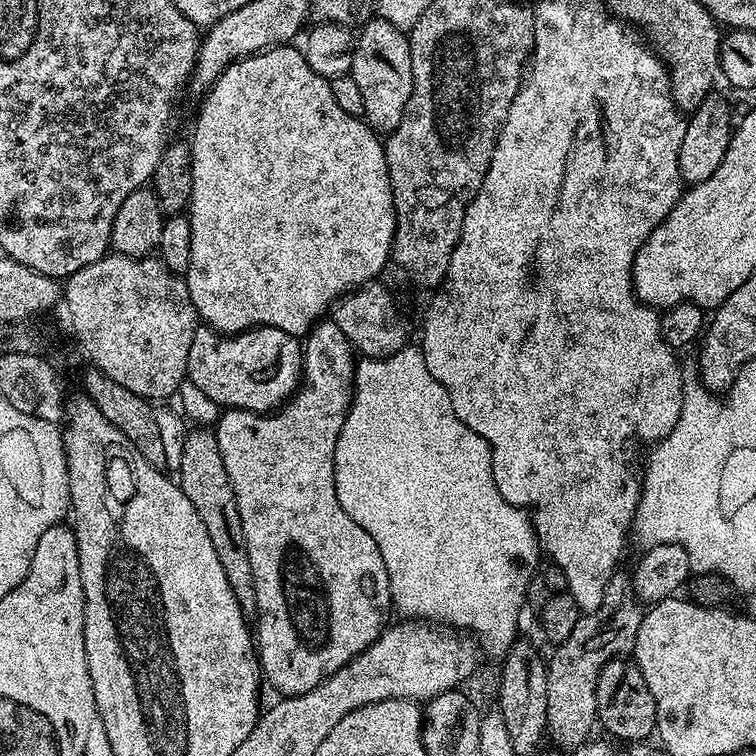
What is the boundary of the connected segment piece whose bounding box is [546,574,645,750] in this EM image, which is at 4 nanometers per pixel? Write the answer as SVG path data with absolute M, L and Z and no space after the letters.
M617 574L606 586L606 598L602 606L593 612L585 612L578 626L566 638L566 642L555 645L556 652L547 657L548 681L546 682L547 735L560 748L575 750L593 735L592 724L597 723L596 683L598 674L606 662L627 657L636 647L638 626L642 626L645 609L632 589L627 575Z

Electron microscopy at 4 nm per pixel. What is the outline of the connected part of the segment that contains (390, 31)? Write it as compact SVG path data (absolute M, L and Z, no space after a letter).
M373 18L359 29L351 76L358 82L362 99L366 101L363 119L377 134L393 132L402 122L402 114L412 93L412 63L408 36L390 22Z

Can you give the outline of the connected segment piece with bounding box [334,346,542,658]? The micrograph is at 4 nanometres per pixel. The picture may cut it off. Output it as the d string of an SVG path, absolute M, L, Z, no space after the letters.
M405 346L393 356L383 356L381 360L373 356L356 361L356 389L352 392L352 405L348 407L348 417L338 434L338 442L334 450L334 482L336 497L342 502L342 510L378 542L378 550L382 550L382 562L386 562L388 585L392 591L392 602L395 611L404 618L415 618L441 626L451 626L471 634L484 648L496 658L516 643L516 623L520 620L520 611L524 608L524 599L528 596L528 587L532 584L532 575L541 567L542 549L536 538L536 528L532 525L531 515L523 508L508 504L498 494L498 486L492 477L492 451L486 438L479 436L470 426L463 424L451 410L446 407L446 393L438 381L426 370L426 358L419 346Z

